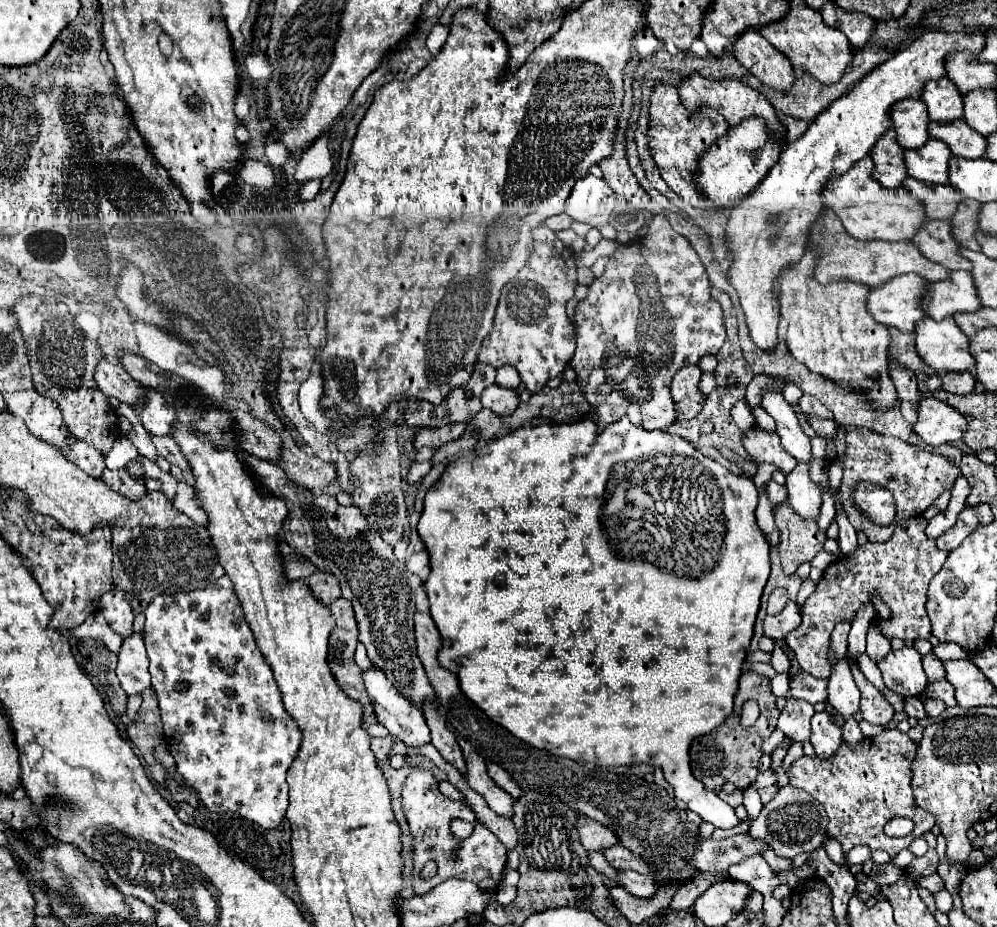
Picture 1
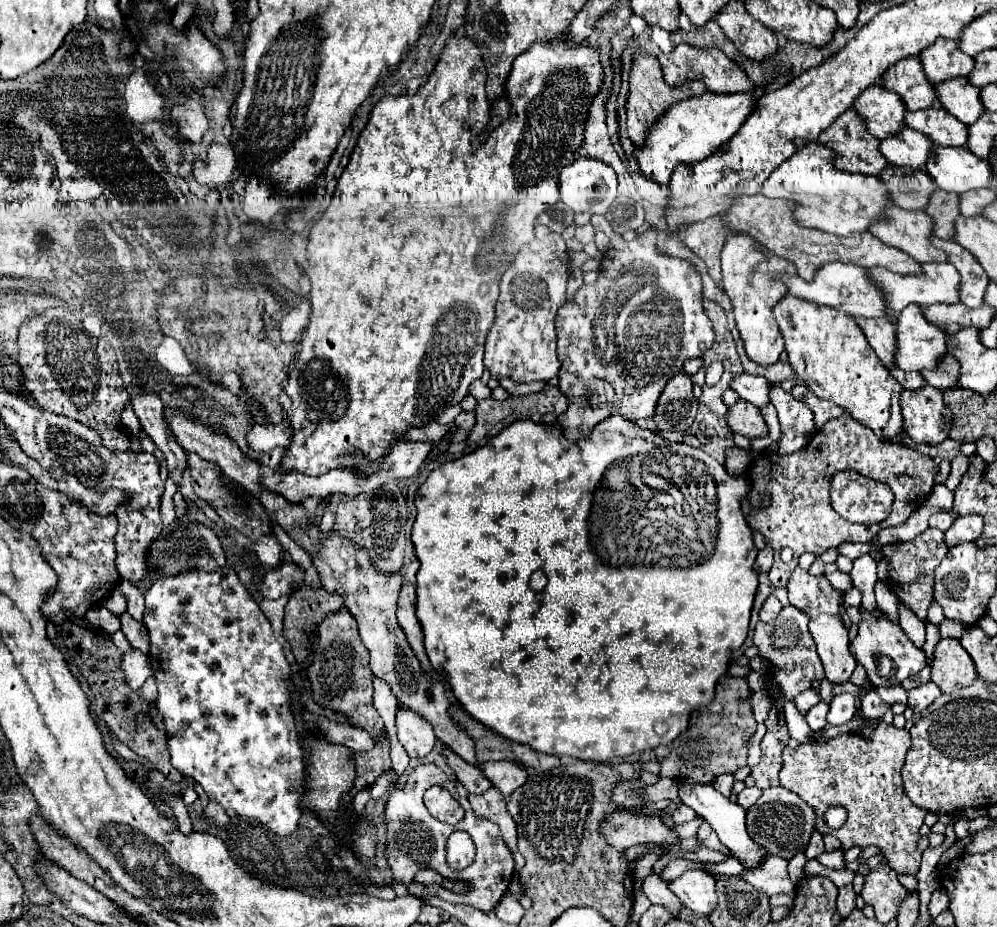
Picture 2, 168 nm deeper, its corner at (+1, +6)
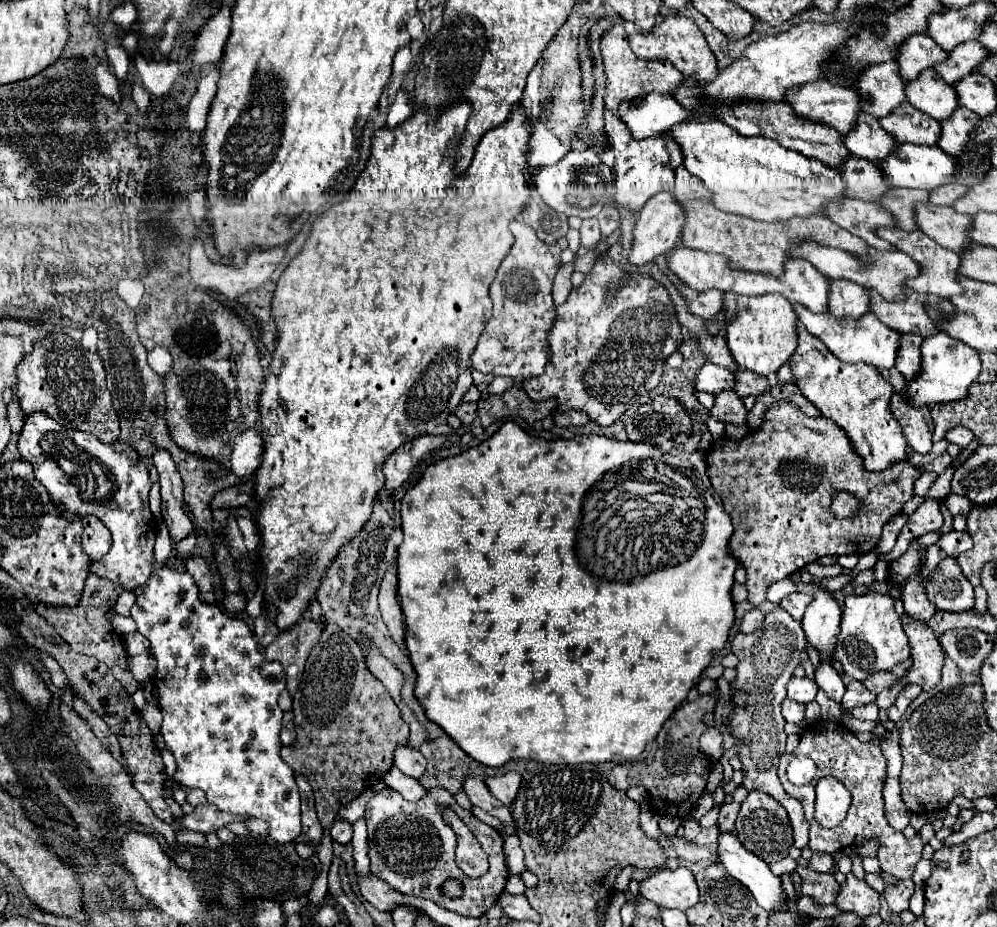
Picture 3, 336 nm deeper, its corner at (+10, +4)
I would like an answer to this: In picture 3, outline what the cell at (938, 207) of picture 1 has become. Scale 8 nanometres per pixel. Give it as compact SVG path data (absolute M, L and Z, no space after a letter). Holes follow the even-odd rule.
M857 156L847 158L847 162L843 162L843 166L839 168L839 174L845 182L843 194L847 194L849 198L875 202L883 196L883 192L889 190L877 164L871 164Z

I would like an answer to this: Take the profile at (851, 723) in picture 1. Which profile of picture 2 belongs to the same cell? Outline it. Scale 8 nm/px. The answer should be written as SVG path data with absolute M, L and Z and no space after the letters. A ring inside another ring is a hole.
M838 694L830 702L828 724L846 724L856 714L856 700L852 694Z

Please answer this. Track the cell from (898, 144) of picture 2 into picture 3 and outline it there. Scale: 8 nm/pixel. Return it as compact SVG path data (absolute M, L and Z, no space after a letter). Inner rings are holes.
M865 112L859 114L855 130L851 130L851 134L843 134L843 140L853 156L865 158L869 162L881 162L897 146L895 138L879 126L877 118Z

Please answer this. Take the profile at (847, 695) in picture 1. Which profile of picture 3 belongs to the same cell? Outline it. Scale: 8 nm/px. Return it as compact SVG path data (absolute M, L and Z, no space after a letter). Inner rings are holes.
M817 590L801 624L807 640L819 650L819 658L823 658L823 662L831 662L831 652L839 634L839 620L841 608L837 600L829 592Z

